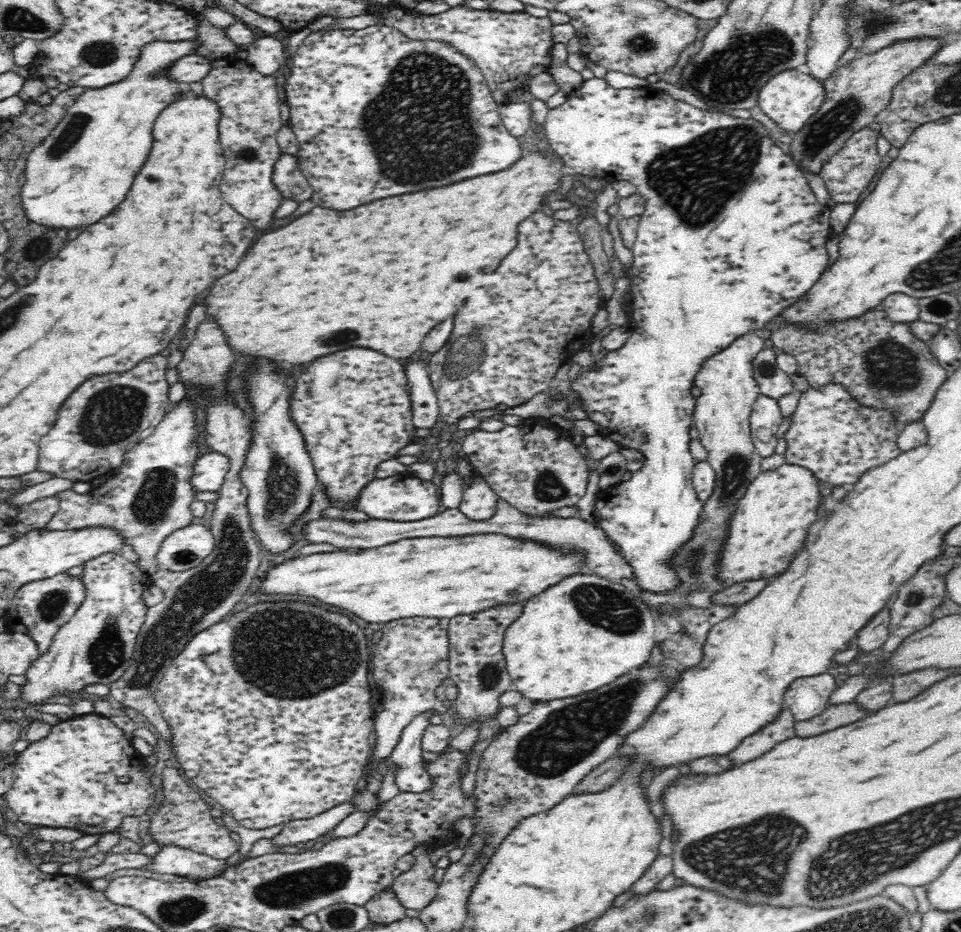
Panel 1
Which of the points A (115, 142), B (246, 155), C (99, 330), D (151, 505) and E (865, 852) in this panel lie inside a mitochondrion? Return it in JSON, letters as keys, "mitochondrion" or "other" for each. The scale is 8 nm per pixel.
{"A":"other","B":"mitochondrion","C":"other","D":"mitochondrion","E":"mitochondrion"}

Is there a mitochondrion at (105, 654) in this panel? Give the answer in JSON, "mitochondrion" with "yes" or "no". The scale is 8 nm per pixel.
{"mitochondrion":"yes"}

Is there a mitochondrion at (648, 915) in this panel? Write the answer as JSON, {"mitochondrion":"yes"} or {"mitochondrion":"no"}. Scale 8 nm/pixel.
{"mitochondrion":"yes"}

